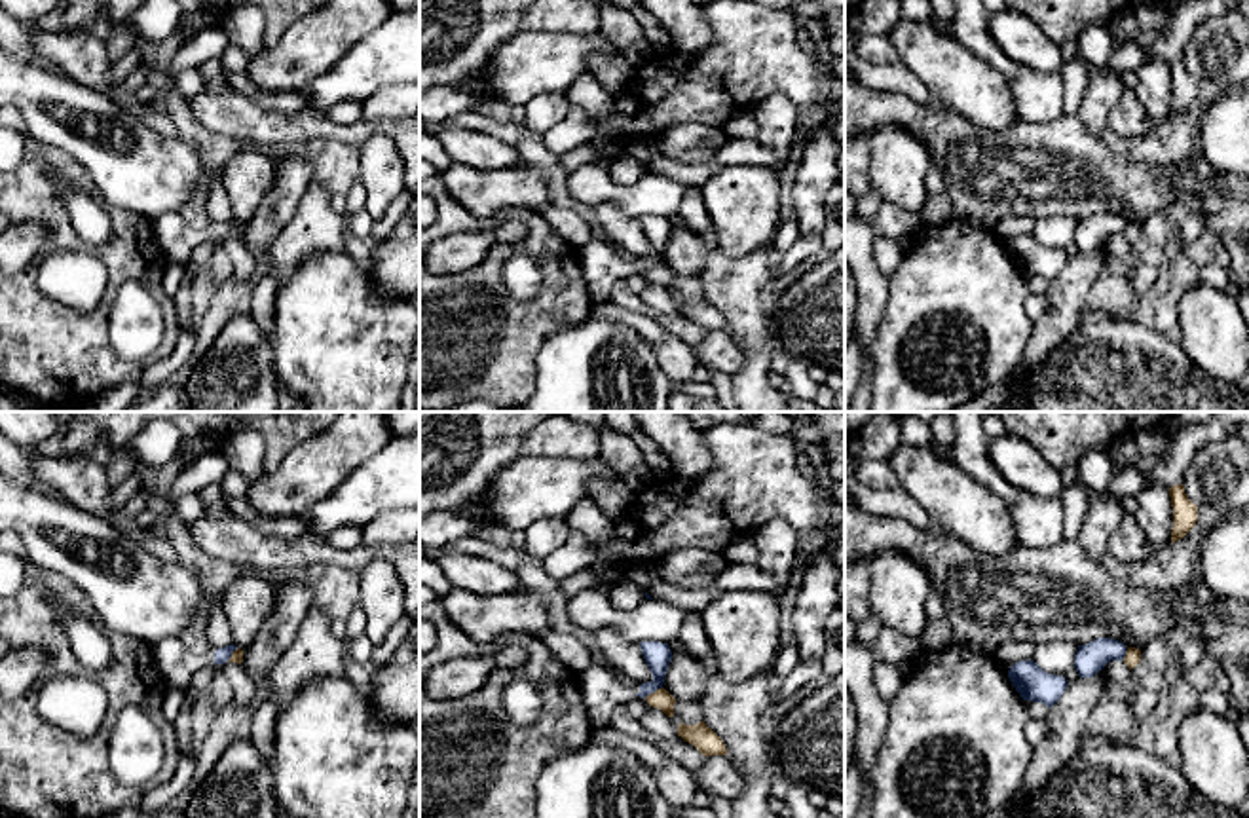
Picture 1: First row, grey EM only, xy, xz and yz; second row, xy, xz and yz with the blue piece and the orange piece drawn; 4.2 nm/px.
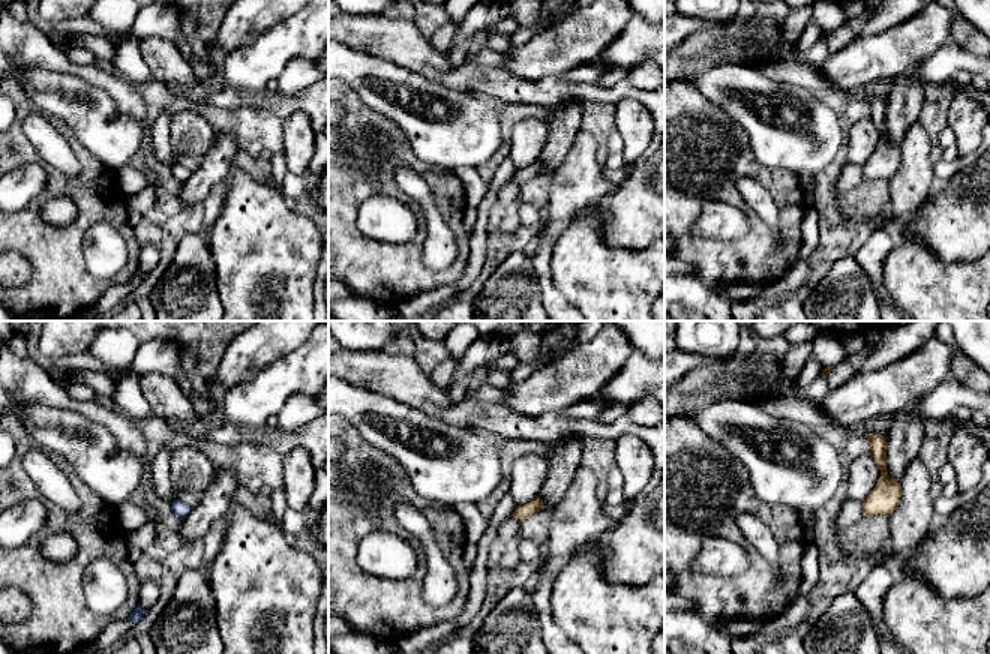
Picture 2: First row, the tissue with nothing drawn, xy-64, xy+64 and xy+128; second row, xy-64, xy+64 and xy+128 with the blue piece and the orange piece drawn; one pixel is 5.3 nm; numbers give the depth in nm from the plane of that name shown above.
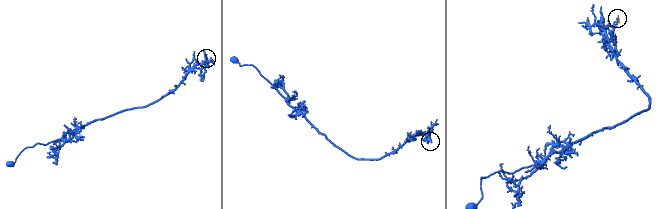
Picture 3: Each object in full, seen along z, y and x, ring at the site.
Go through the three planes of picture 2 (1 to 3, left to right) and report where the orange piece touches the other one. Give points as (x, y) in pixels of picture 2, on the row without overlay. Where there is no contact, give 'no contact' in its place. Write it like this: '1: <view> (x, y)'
1: no contact
2: no contact
3: no contact

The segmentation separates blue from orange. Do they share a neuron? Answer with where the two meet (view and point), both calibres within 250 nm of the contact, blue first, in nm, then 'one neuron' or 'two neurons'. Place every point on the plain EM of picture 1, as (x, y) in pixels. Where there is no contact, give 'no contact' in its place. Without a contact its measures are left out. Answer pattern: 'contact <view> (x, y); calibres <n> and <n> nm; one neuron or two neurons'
contact xz (650, 268); calibres 120 and 90 nm; two neurons

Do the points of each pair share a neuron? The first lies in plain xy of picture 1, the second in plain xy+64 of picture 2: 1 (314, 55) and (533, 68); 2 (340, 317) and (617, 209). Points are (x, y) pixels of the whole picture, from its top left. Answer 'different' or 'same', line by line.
1: same
2: different

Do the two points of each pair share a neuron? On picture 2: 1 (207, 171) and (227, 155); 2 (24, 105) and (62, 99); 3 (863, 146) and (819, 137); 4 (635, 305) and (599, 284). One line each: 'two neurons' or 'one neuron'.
1: one neuron
2: two neurons
3: two neurons
4: one neuron

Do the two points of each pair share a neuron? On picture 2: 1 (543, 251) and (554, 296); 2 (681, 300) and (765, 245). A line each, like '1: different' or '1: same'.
1: same
2: different

